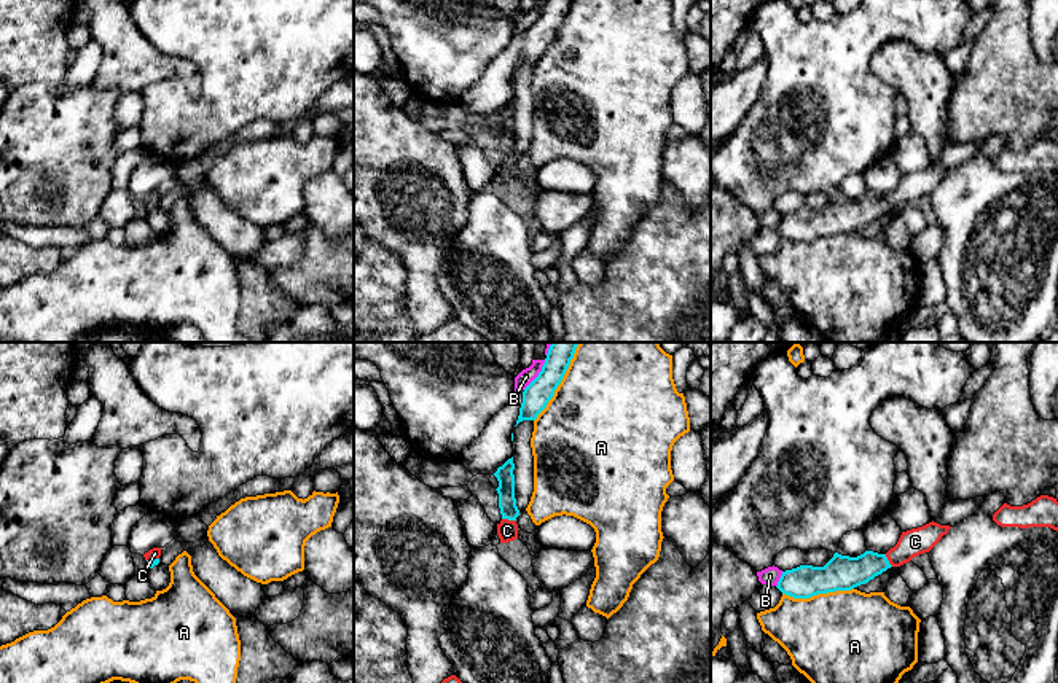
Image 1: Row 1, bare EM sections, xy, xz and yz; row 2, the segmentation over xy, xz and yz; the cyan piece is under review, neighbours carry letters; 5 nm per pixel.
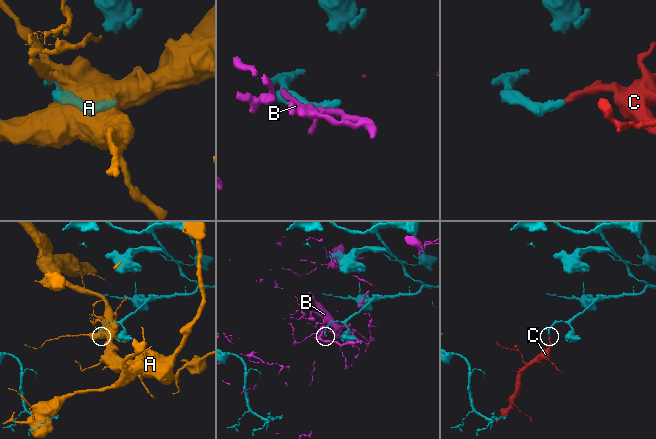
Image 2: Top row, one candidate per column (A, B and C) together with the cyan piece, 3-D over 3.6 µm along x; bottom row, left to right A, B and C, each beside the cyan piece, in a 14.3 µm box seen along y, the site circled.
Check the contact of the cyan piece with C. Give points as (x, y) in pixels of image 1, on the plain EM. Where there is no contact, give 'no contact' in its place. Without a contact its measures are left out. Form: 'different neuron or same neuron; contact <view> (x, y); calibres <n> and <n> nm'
same neuron; contact xz (509, 163); calibres 90 and 110 nm

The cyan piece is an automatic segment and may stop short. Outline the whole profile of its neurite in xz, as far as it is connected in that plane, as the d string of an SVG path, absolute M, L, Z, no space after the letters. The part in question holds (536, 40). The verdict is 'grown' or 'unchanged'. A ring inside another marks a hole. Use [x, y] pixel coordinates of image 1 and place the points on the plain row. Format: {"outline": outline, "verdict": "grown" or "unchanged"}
{"outline": "M547 0L539 19L524 32L516 68L535 64L553 41L574 0Z", "verdict": "unchanged"}

